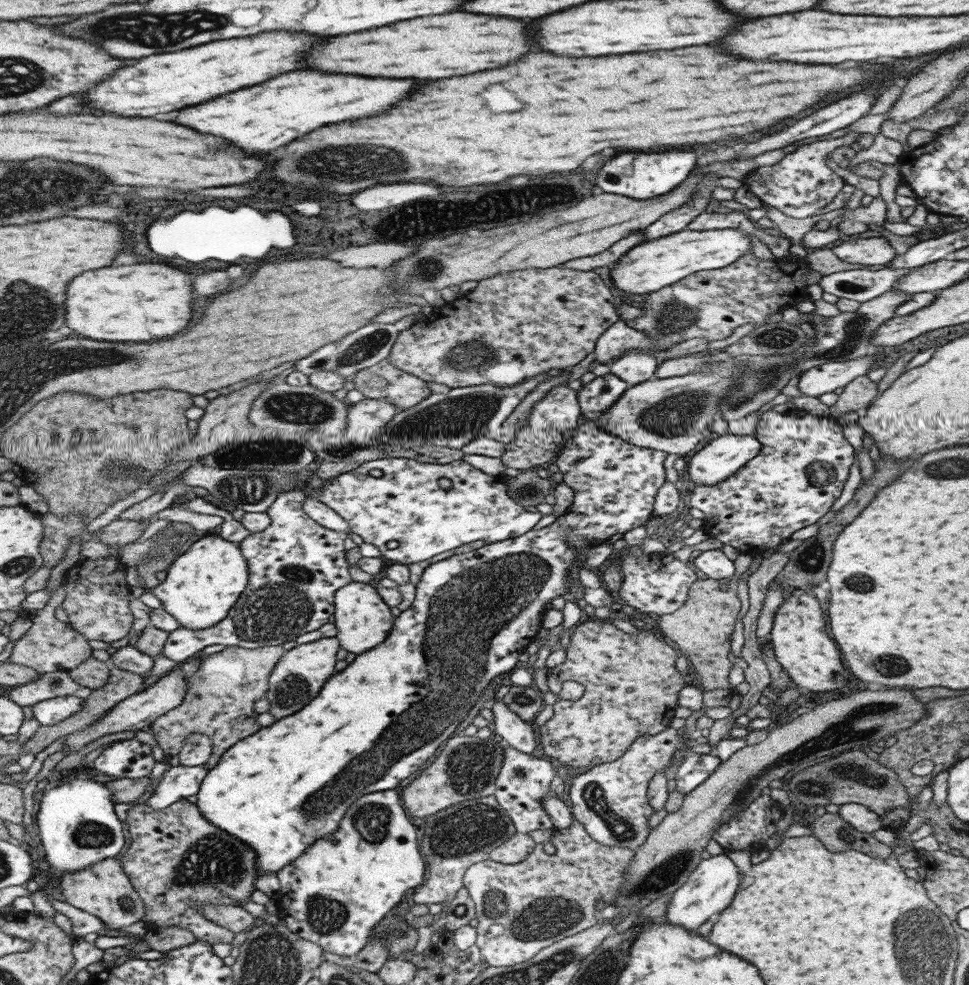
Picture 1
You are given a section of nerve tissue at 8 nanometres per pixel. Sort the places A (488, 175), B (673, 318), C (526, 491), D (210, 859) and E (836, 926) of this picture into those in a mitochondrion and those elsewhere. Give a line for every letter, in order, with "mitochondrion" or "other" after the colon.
A: other
B: mitochondrion
C: mitochondrion
D: mitochondrion
E: other

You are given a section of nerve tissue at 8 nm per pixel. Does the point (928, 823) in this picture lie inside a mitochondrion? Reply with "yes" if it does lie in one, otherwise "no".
no

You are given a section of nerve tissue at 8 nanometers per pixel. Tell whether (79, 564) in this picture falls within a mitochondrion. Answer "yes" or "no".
no

